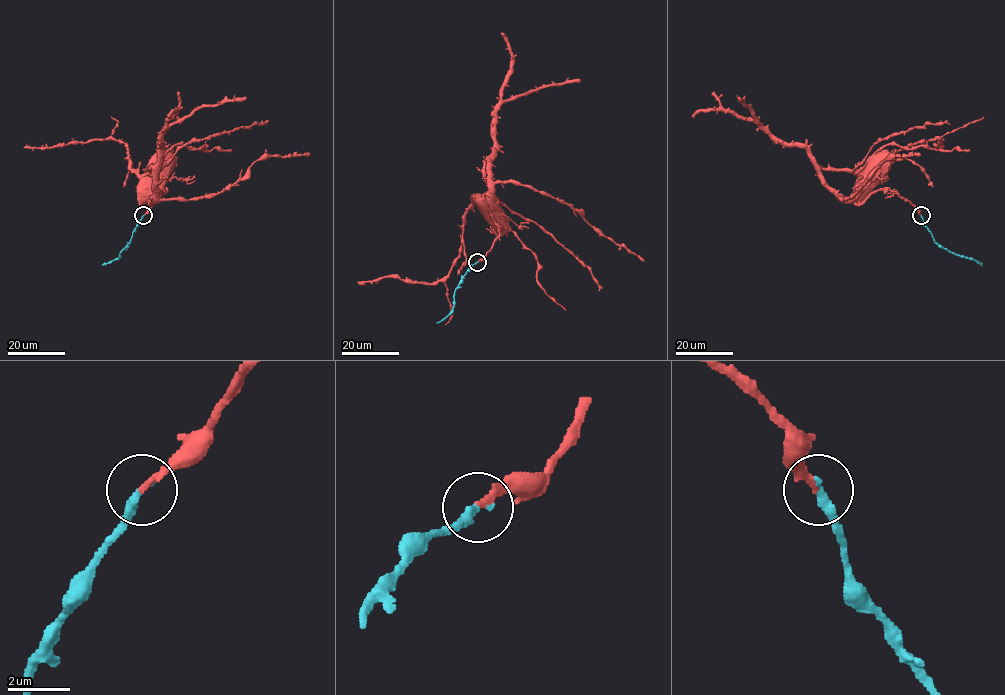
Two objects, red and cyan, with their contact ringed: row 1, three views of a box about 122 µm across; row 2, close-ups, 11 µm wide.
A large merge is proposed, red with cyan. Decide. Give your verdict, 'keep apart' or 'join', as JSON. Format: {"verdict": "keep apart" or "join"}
{"verdict": "join"}

